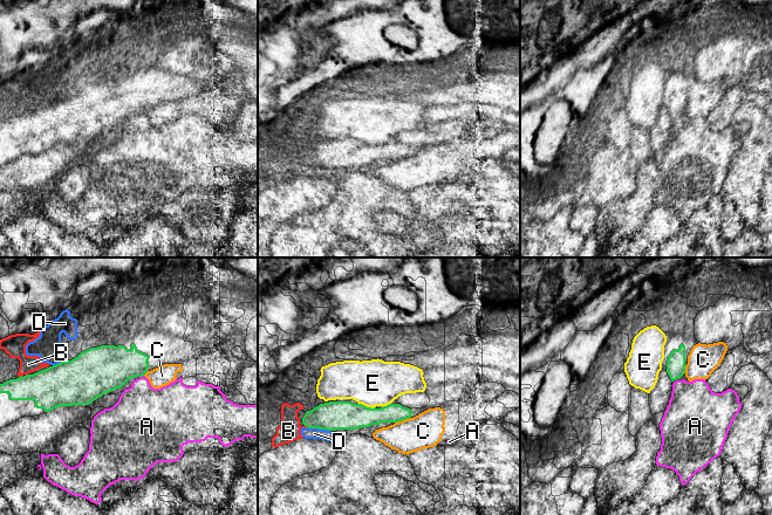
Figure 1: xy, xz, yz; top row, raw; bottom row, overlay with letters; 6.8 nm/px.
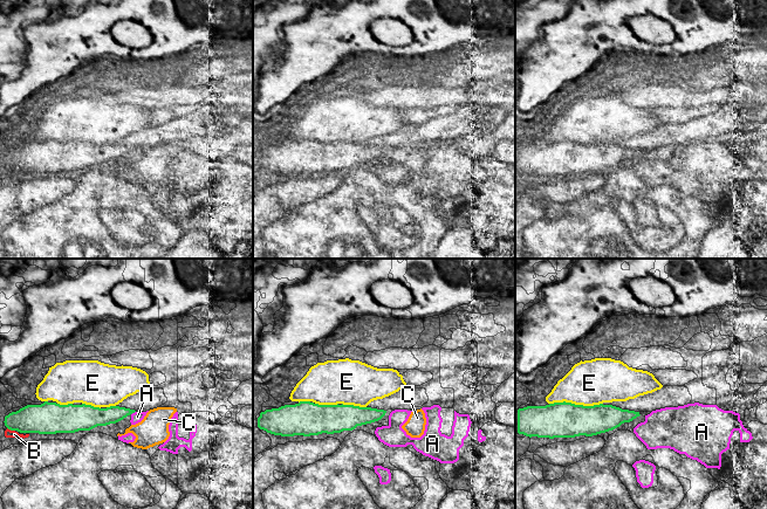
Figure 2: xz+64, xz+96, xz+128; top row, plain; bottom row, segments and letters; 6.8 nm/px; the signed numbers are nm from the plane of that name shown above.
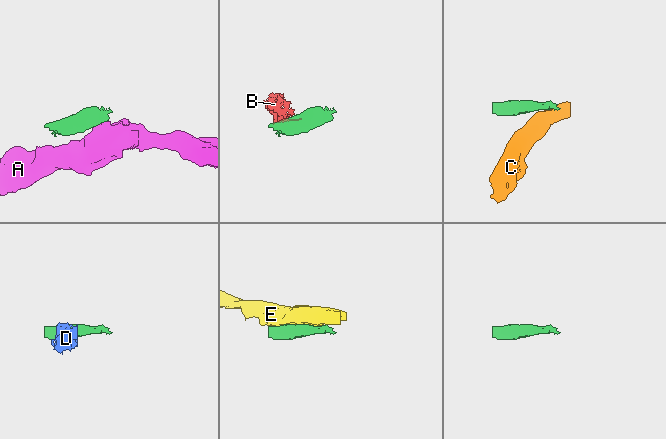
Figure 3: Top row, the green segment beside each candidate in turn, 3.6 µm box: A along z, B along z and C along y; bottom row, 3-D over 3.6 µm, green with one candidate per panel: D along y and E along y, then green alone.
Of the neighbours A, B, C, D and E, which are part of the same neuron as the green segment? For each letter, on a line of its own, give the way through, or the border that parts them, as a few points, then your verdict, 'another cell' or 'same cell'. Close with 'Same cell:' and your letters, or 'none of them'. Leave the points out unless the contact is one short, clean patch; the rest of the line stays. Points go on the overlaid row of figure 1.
A: border xy (143, 375), (139, 377); another cell
B: border xz (305, 425), (308, 427); another cell
C: border xz (409, 417), (395, 423); another cell
D: border xz (308, 427), (329, 431); another cell
E: another cell
Same cell: none of them

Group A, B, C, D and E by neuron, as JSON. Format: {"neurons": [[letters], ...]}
{"neurons": [["A"], ["B", "D"], ["C"], ["E"]]}

